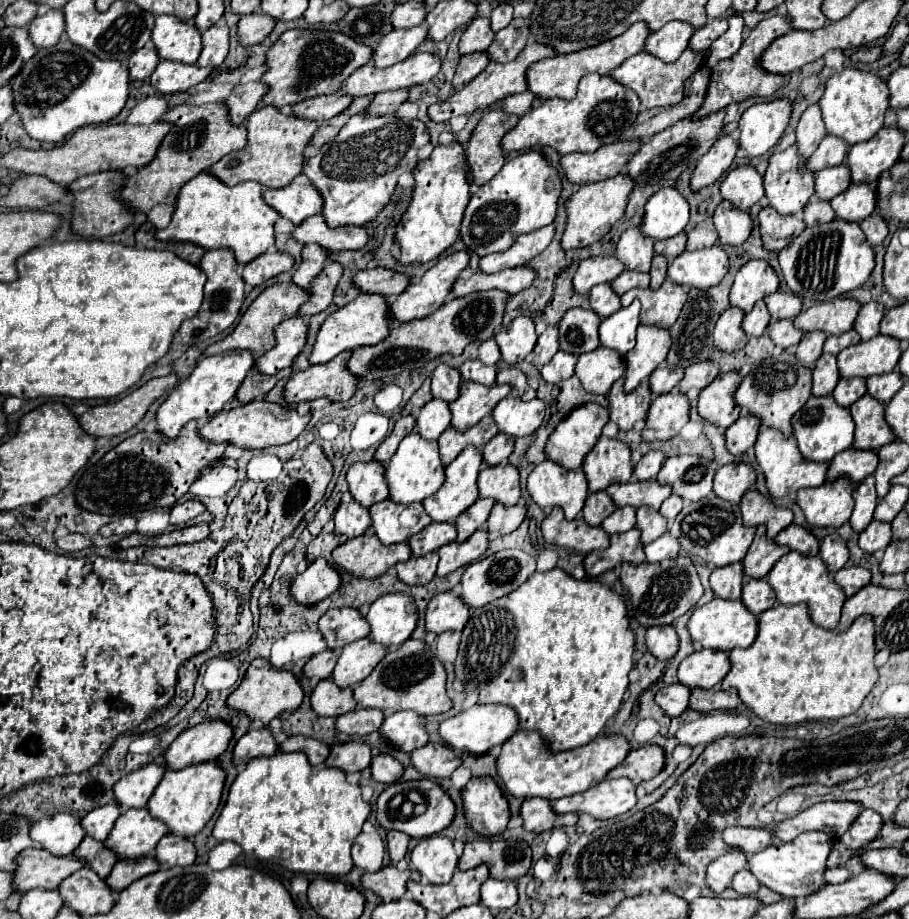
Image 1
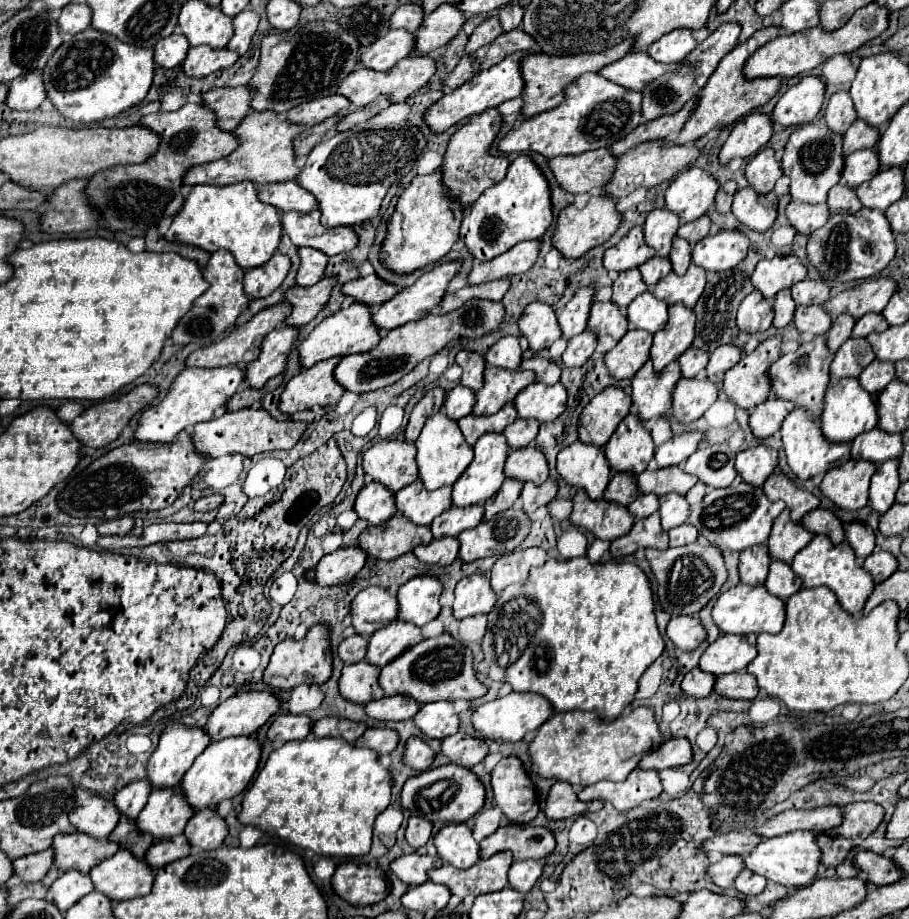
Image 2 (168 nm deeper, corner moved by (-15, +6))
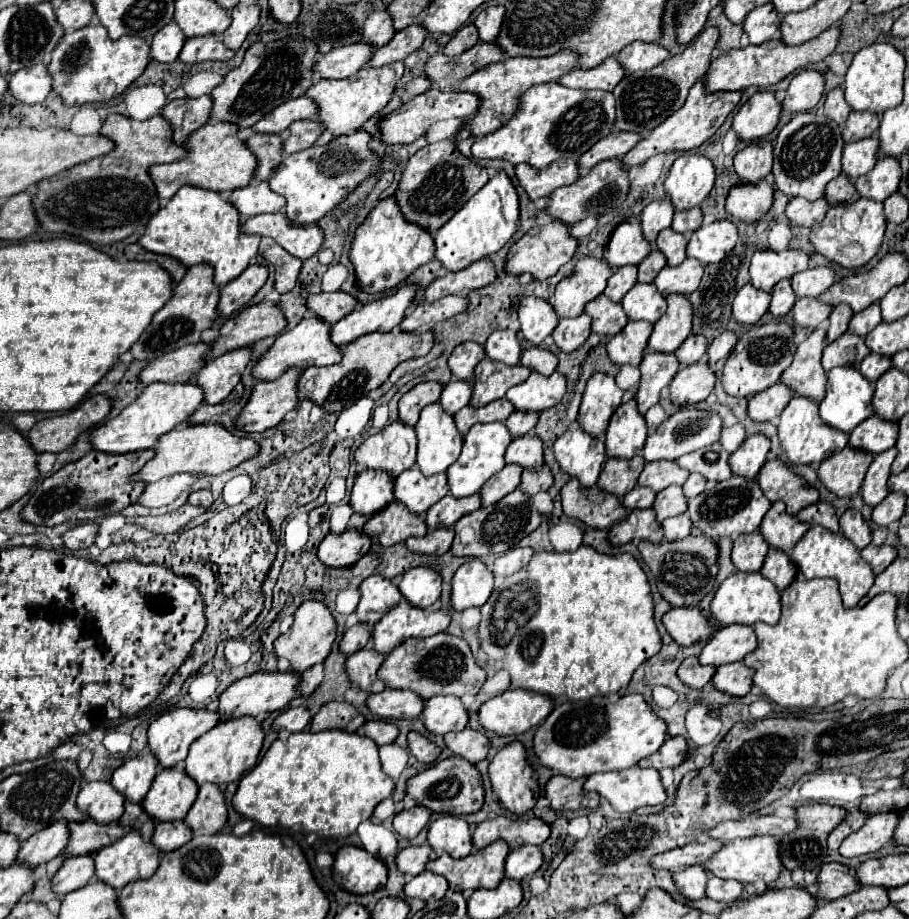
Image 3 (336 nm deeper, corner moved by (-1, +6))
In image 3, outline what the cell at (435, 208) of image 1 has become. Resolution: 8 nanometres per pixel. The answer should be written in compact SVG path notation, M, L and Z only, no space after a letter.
M387 197L379 201L371 209L367 219L357 227L353 245L349 251L349 259L355 267L357 285L367 293L377 295L377 293L397 287L415 269L419 269L429 259L433 259L433 237L431 233L425 233L425 229L421 227L407 225L393 197Z

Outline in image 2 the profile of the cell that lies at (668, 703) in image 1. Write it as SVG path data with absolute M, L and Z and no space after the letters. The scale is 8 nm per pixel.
M695 667L683 677L681 689L689 697L707 697L713 691L713 683L715 683L713 675L707 675L699 667Z

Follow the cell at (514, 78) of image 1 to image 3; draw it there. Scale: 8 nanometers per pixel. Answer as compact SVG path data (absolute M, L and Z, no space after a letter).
M431 87L427 93L421 93L417 97L413 97L411 101L405 101L397 111L393 111L391 115L387 115L385 119L381 119L379 123L379 131L381 131L381 141L387 145L397 145L397 143L413 143L415 139L419 139L433 123L441 121L441 119L451 119L451 117L469 117L477 111L477 97L473 97L473 93L457 93L457 91L449 91L443 93L435 87Z

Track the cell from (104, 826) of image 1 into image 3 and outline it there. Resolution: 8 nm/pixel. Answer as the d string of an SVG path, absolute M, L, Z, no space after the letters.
M147 753L143 757L133 757L125 761L121 767L117 767L111 777L111 783L129 801L143 801L157 771L159 771L157 757L153 753Z

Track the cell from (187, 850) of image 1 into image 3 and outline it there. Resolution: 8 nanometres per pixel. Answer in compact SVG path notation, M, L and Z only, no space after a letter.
M203 783L199 787L199 797L185 817L185 823L193 831L207 829L209 833L219 833L223 829L227 823L227 803L219 785Z

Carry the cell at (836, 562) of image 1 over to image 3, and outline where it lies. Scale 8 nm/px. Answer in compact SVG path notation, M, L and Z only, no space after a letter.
M855 507L847 509L841 515L839 523L841 523L841 531L845 533L845 537L849 537L855 543L857 549L863 549L863 547L867 547L871 543L871 527L863 519L859 509L855 509Z

